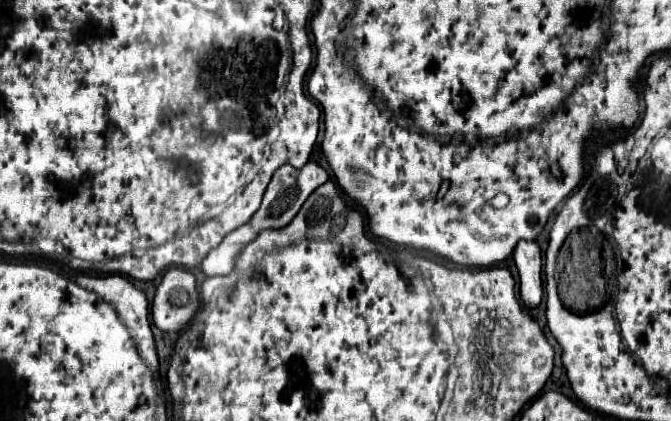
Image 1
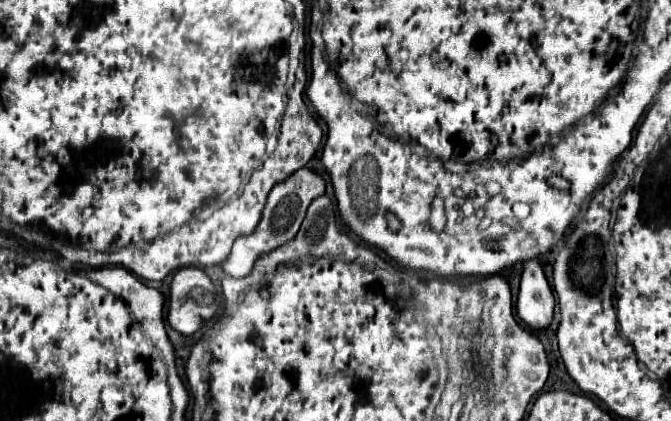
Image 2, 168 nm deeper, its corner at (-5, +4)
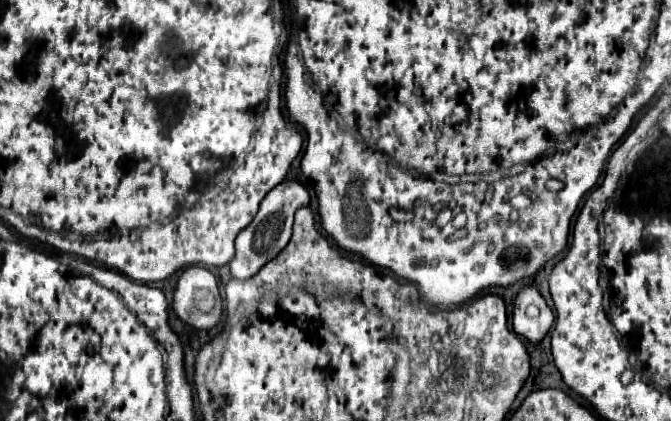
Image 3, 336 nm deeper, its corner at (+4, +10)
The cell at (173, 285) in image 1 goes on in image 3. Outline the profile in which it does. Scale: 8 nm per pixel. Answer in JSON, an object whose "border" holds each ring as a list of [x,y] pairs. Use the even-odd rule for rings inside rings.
{"border":[[[188,266],[176,282],[172,308],[184,324],[200,330],[214,328],[222,316],[222,298],[214,274],[202,266]]]}

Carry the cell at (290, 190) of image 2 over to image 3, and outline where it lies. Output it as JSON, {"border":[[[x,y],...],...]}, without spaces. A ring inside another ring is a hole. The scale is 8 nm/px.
{"border":[[[286,178],[274,190],[270,190],[262,200],[254,220],[236,238],[236,256],[228,262],[230,274],[238,280],[246,280],[254,276],[254,272],[258,272],[266,264],[266,260],[272,260],[290,242],[294,212],[308,202],[310,202],[308,190],[298,180],[292,180],[292,178]]]}

